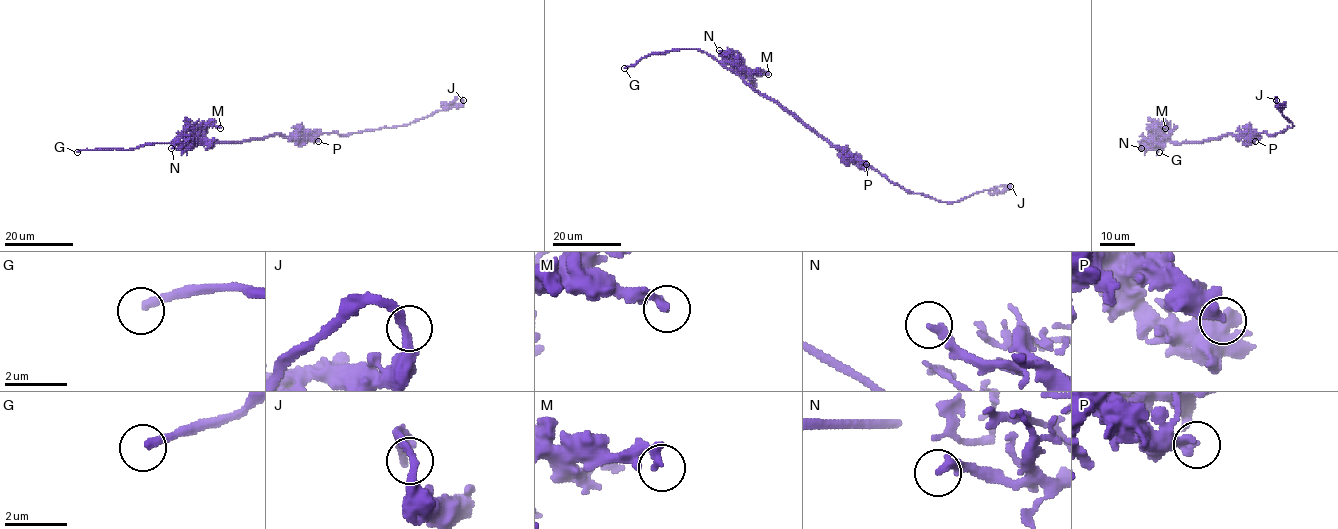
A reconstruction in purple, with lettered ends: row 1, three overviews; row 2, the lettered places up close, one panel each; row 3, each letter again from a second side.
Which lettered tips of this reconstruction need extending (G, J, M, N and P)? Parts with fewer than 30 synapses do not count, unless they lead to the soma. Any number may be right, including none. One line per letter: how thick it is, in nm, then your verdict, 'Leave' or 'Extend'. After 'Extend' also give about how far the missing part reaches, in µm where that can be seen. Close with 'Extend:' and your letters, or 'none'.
G: Thickness 260 nm. Extend. Missing length about 35 µm
J: Thickness 280 nm. Leave
M: Thickness 300 nm. Leave
N: Thickness 320 nm. Leave
P: Thickness 240 nm. Leave
Extend: G

